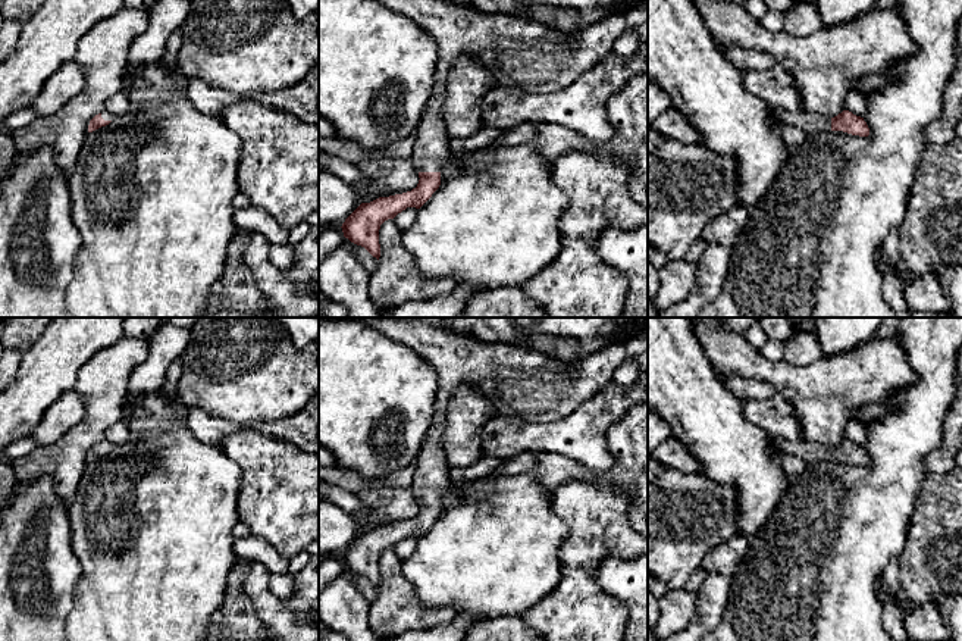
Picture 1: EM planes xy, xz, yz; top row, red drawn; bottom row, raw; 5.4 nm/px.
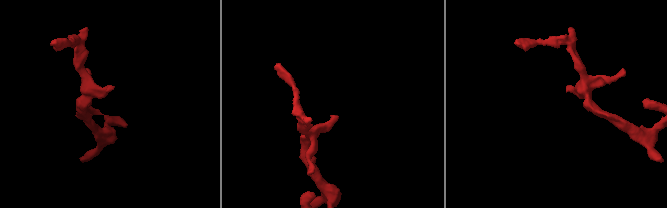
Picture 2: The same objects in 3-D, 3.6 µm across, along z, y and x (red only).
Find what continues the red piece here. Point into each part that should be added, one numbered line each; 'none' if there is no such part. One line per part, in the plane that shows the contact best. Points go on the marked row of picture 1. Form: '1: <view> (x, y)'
1: xz (522, 53)

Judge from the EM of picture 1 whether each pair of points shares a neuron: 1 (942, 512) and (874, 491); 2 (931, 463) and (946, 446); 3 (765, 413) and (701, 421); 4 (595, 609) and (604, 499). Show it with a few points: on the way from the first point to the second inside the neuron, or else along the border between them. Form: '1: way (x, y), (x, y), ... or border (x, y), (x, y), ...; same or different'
1: border (927, 474), (905, 537); different
2: way (936, 459), (945, 450); same
3: border (743, 400), (743, 415), (773, 437); different
4: way (577, 581), (574, 566), (598, 527); same

